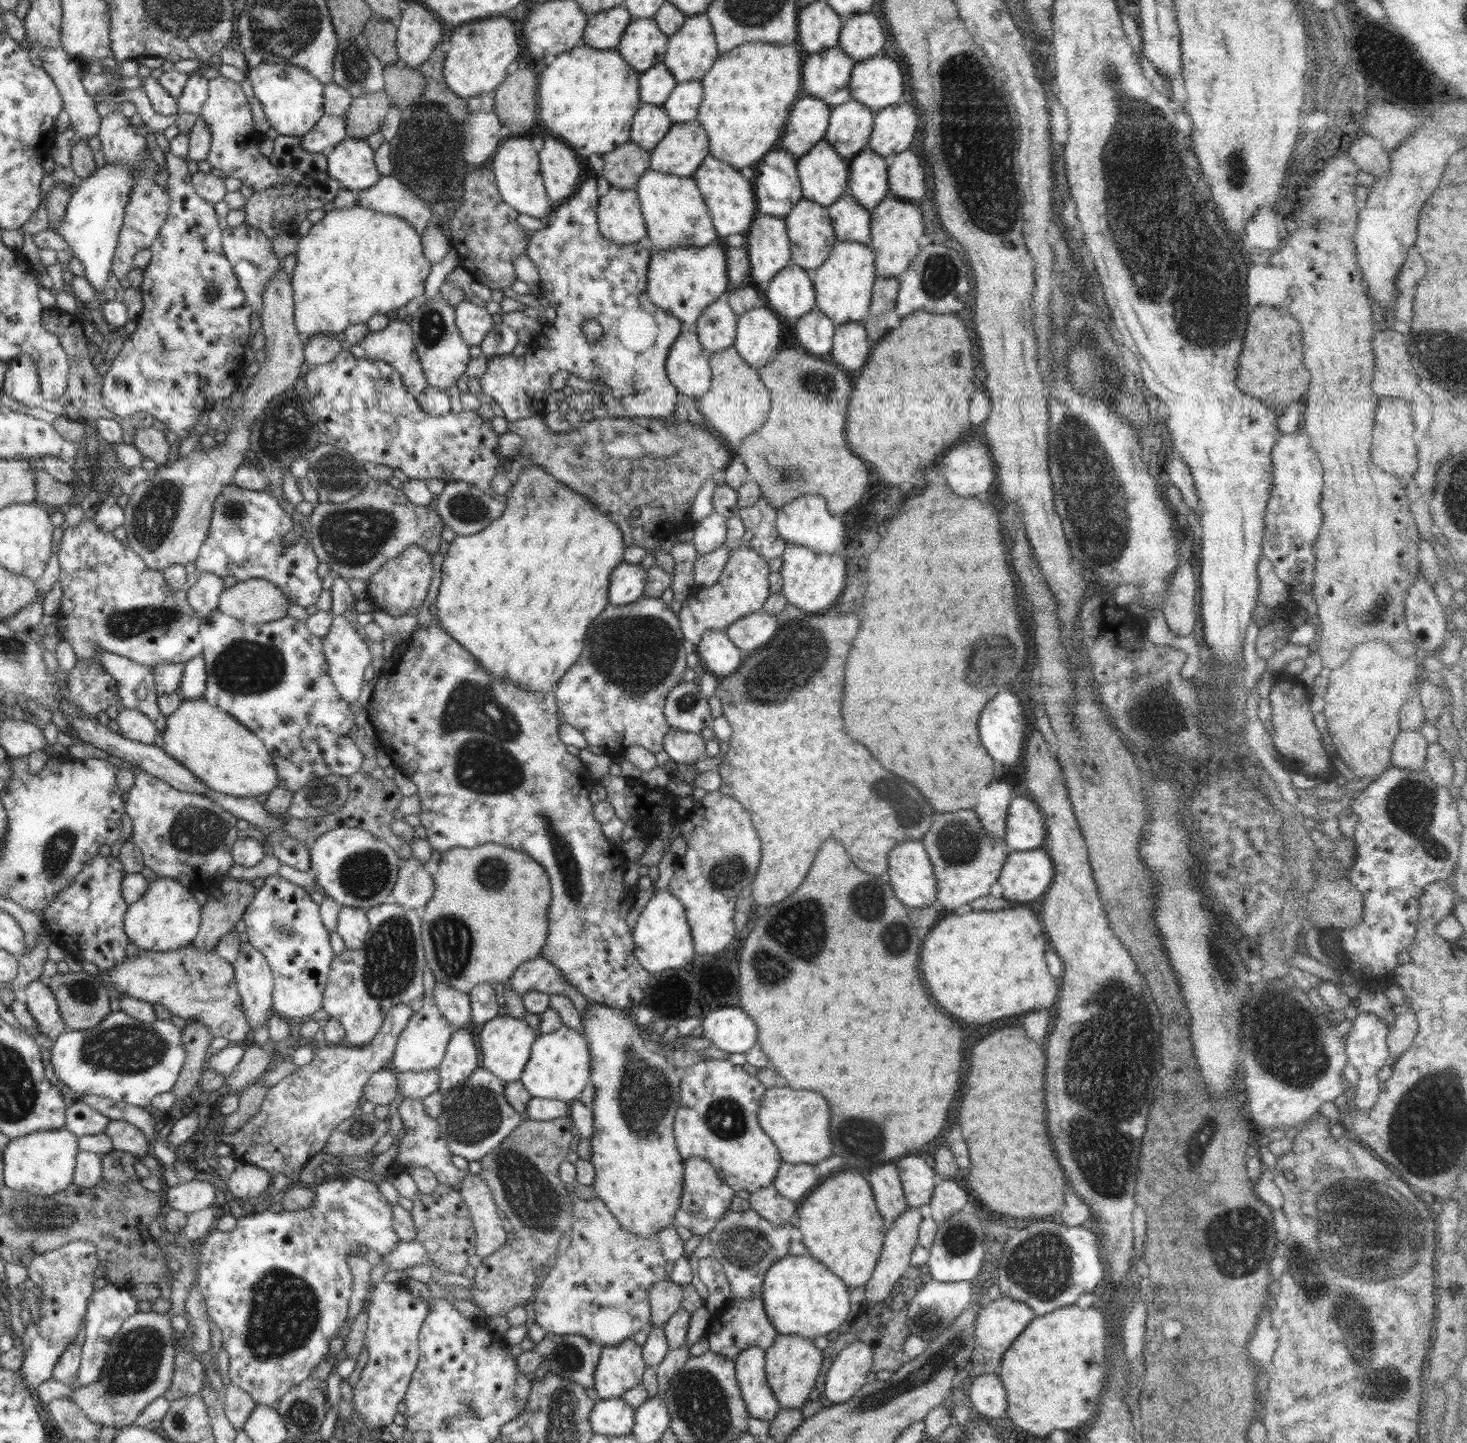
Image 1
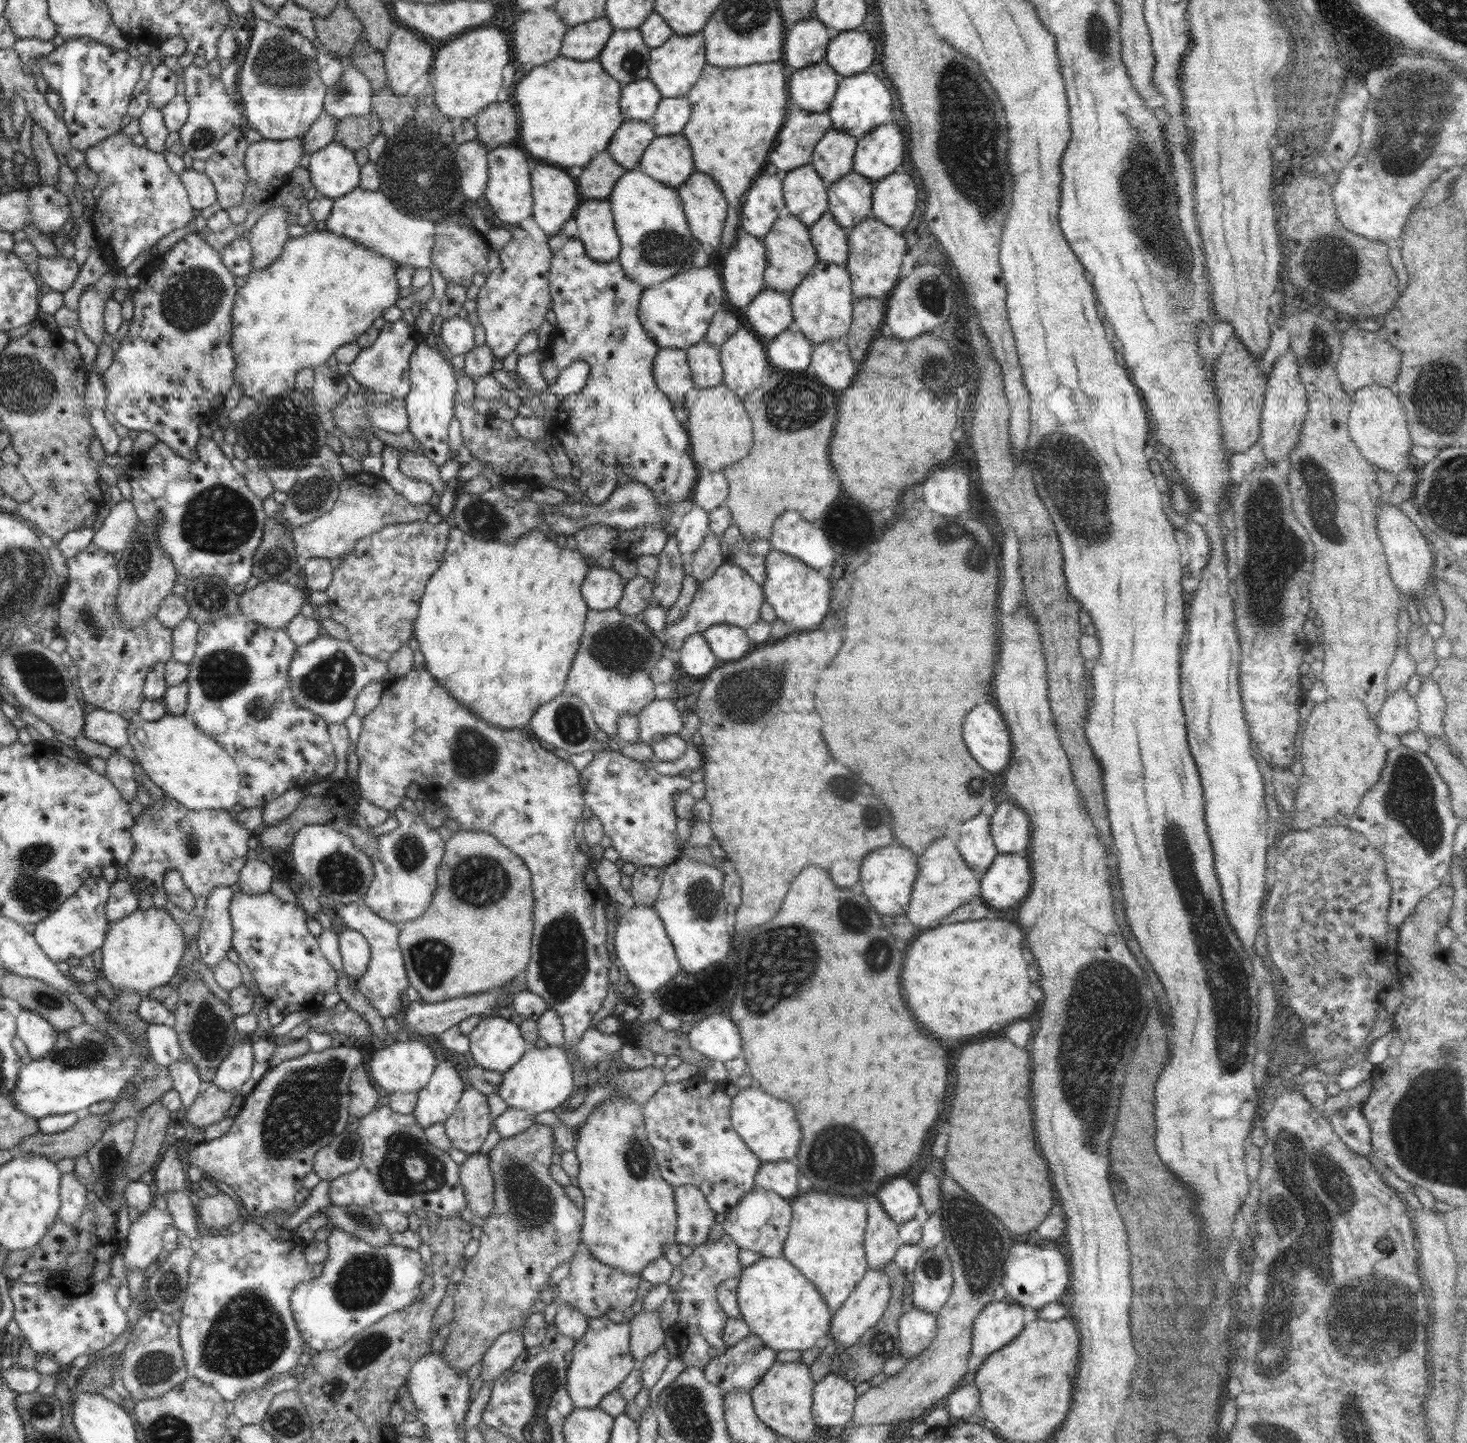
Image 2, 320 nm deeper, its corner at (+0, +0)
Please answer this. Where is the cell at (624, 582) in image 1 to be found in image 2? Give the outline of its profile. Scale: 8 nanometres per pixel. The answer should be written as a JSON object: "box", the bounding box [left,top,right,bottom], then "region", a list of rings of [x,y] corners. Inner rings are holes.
{"box":[581,566,622,610],"region":[[[590,566],[581,584],[581,593],[588,609],[608,610],[622,600],[622,578],[613,569]]]}

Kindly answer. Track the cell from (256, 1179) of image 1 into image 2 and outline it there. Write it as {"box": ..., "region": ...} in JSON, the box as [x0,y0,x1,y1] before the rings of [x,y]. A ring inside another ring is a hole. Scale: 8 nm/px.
{"box":[196,1191,244,1232],"region":[[[223,1191],[196,1200],[196,1205],[199,1219],[209,1232],[213,1232],[215,1227],[224,1228],[238,1218],[244,1218],[236,1201]]]}

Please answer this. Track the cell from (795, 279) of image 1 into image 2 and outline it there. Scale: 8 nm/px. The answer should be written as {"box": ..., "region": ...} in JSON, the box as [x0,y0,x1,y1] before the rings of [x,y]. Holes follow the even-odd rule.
{"box":[745,289,794,341],"region":[[[764,289],[745,309],[749,330],[763,341],[779,336],[794,324],[791,309],[791,295],[779,290]]]}

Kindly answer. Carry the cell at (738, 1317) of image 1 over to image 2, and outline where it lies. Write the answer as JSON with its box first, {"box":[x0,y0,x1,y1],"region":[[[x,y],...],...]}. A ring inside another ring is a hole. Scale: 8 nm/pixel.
{"box":[703,1333,778,1394],"region":[[[750,1333],[736,1346],[727,1347],[727,1351],[720,1356],[715,1356],[703,1369],[706,1380],[717,1386],[722,1394],[727,1392],[751,1391],[764,1373],[776,1362],[778,1351],[764,1346],[759,1336]]]}

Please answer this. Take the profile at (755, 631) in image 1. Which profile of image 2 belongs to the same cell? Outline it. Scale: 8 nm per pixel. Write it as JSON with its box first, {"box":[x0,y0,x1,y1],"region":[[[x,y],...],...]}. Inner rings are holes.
{"box":[703,625,754,663],"region":[[[714,625],[707,628],[703,637],[721,663],[736,661],[754,649],[744,628],[734,625]]]}

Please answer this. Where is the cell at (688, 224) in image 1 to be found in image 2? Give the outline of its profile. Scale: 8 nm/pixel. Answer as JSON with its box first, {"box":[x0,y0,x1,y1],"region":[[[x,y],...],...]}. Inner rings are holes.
{"box":[608,169,712,288],"region":[[[635,169],[618,178],[608,199],[621,244],[616,260],[627,278],[639,282],[642,288],[664,282],[679,272],[711,264],[712,251],[692,236],[676,188]]]}

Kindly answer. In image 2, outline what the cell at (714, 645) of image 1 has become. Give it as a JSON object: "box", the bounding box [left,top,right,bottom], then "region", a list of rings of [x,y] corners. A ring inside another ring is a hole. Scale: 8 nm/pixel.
{"box":[678,634,721,678],"region":[[[702,634],[687,636],[679,651],[678,666],[696,678],[712,672],[721,664]]]}

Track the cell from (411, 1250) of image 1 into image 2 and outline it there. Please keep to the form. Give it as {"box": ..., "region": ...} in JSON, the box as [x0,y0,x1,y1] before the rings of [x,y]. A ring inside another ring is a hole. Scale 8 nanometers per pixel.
{"box":[289,1227,426,1351],"region":[[[333,1227],[332,1232],[328,1234],[326,1244],[328,1257],[323,1262],[322,1274],[311,1281],[297,1284],[289,1298],[302,1340],[317,1351],[338,1348],[387,1314],[414,1304],[426,1276],[424,1271],[426,1265],[418,1250],[392,1244],[375,1247],[336,1227]]]}

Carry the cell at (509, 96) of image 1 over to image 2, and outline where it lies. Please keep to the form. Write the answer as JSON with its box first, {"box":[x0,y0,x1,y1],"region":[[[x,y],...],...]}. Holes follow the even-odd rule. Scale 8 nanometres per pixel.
{"box":[475,97,520,151],"region":[[[508,97],[505,101],[493,102],[484,110],[481,110],[475,116],[476,133],[478,133],[477,141],[481,142],[490,151],[494,148],[502,147],[504,144],[509,143],[512,138],[518,136],[520,130],[520,116],[517,112],[517,106],[514,106],[514,98]]]}

